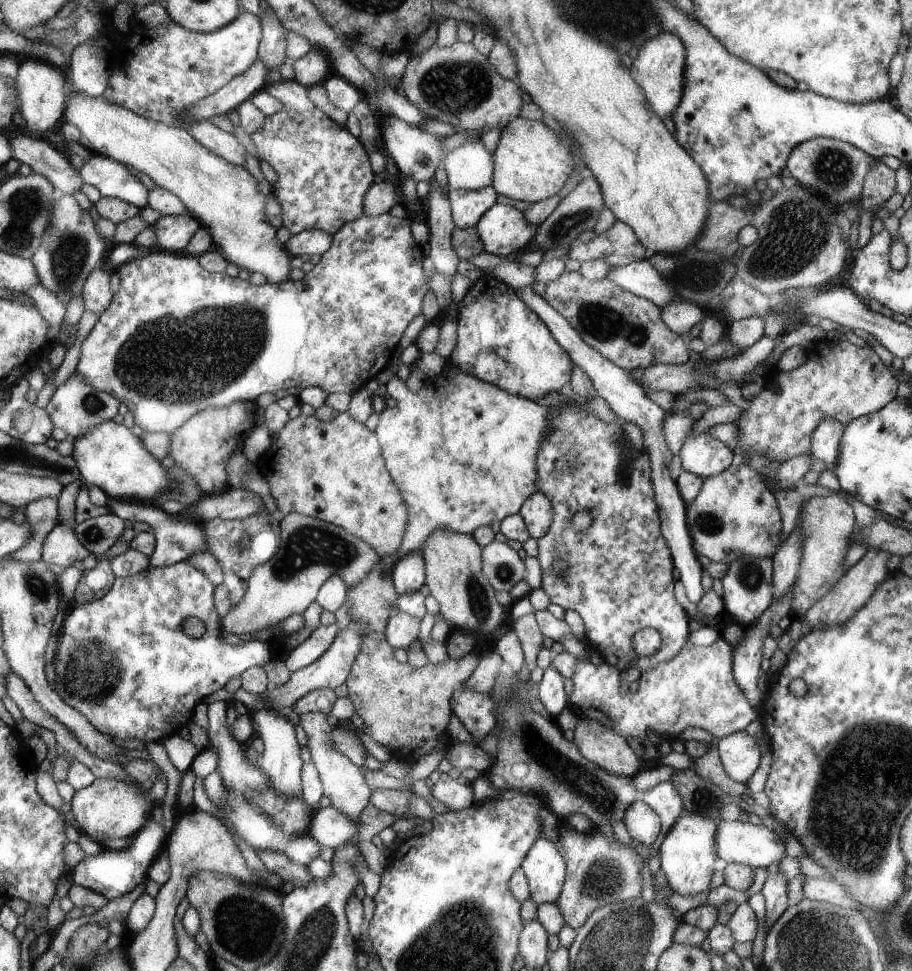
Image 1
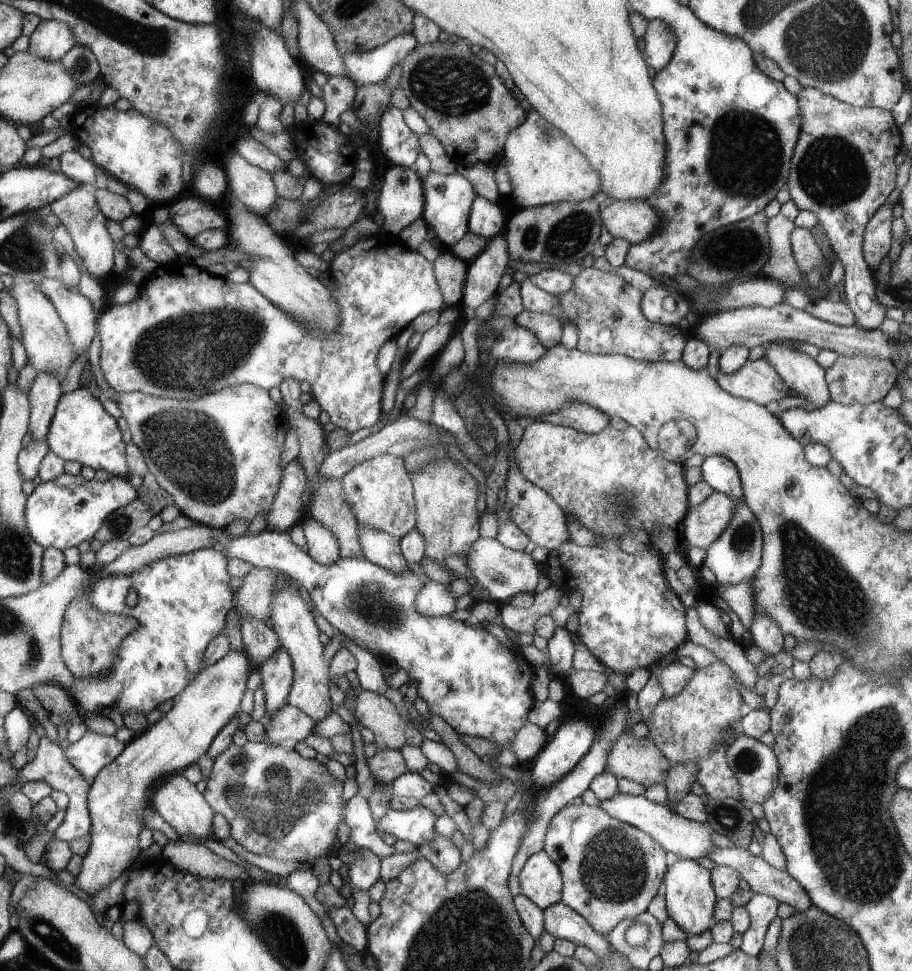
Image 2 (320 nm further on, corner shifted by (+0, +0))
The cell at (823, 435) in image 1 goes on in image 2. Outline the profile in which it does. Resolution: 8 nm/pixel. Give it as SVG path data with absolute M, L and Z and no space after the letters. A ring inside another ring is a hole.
M771 342L765 346L764 358L772 365L772 368L782 377L782 380L800 396L808 399L808 402L823 407L830 402L831 396L825 379L825 369L806 353L800 352L796 344Z

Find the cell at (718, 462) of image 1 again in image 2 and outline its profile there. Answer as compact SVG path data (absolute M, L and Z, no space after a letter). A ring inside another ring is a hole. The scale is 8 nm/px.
M712 455L706 457L701 466L703 479L715 490L733 497L735 501L742 501L743 484L737 465L729 457Z

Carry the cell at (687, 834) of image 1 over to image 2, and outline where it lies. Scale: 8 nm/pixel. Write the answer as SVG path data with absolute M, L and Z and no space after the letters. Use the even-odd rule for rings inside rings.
M679 859L666 871L661 889L670 918L684 930L687 936L702 935L716 924L715 911L718 896L713 888L712 872L702 868L692 859Z

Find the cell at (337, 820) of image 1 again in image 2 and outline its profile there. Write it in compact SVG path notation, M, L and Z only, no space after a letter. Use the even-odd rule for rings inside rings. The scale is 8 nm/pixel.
M359 793L348 800L346 824L350 827L350 841L360 849L369 849L382 858L395 853L394 846L381 840L374 825L370 803Z

